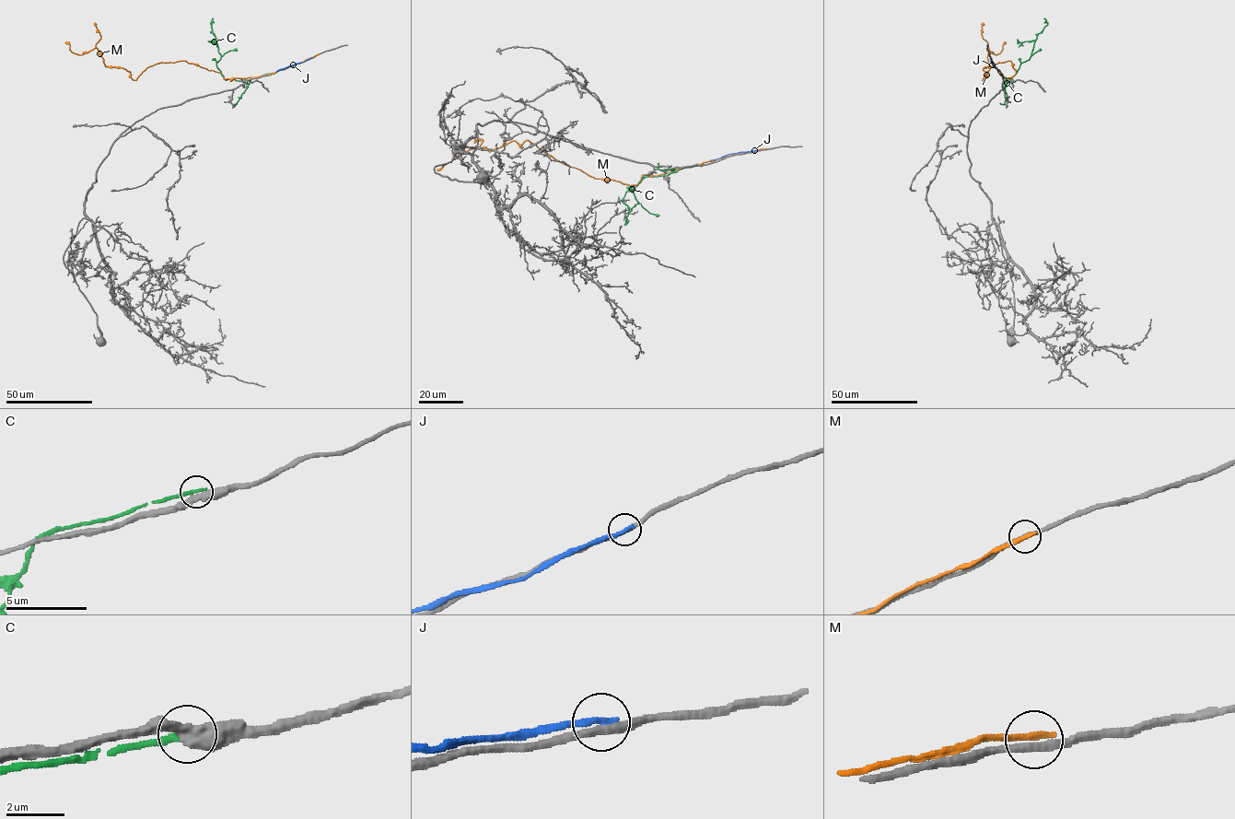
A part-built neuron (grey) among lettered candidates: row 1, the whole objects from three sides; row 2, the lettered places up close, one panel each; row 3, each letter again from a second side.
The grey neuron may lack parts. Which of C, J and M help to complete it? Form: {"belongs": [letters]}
{"belongs": []}

